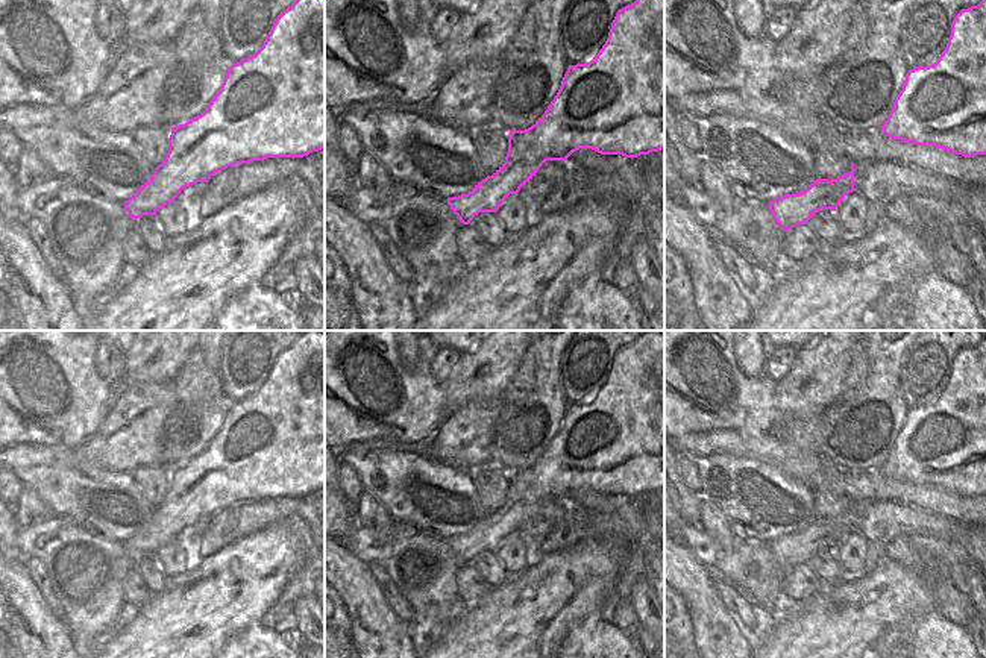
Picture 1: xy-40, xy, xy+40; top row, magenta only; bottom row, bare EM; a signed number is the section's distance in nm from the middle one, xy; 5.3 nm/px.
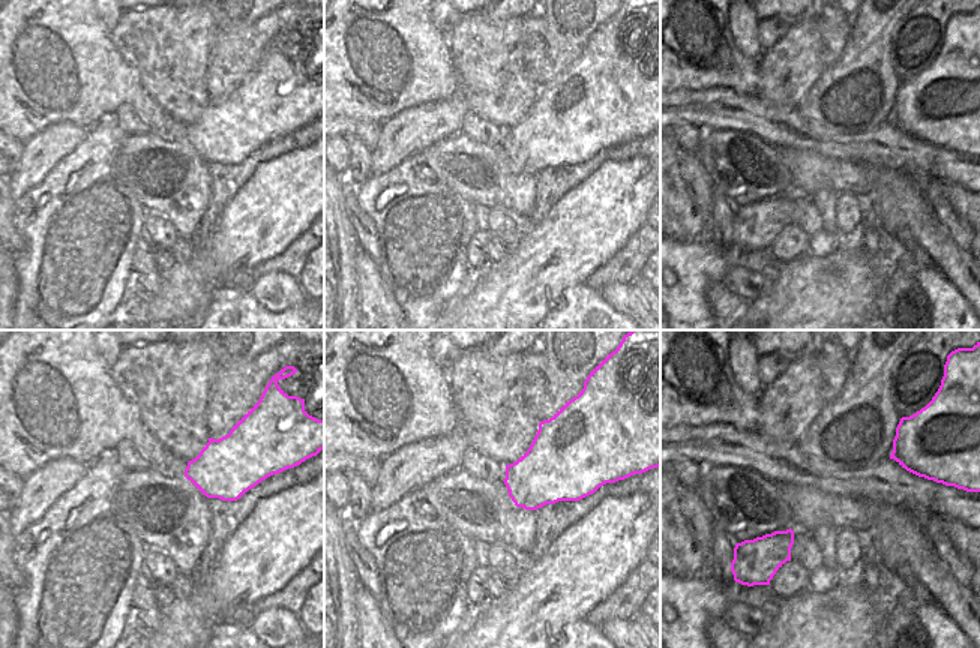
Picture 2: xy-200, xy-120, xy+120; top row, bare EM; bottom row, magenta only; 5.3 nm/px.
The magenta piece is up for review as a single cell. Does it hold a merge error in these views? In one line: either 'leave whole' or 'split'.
leave whole

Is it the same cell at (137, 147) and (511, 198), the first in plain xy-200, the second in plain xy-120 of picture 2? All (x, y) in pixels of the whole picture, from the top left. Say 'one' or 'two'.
one

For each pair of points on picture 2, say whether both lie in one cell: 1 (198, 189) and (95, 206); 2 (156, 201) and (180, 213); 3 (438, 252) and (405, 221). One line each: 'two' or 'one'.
1: two
2: one
3: one

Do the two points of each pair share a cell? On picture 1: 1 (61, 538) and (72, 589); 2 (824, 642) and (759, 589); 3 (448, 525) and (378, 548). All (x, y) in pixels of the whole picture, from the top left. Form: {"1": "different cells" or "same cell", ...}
{"1": "same cell", "2": "different cells", "3": "different cells"}

